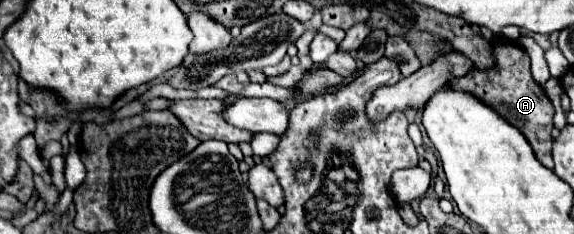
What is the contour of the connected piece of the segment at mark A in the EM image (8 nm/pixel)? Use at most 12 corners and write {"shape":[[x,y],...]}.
{"shape":[[497,39],[495,69],[447,87],[469,91],[551,159],[555,109],[527,51]]}

